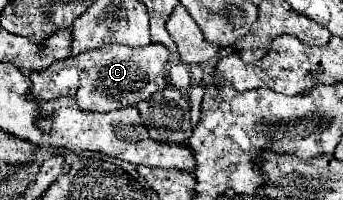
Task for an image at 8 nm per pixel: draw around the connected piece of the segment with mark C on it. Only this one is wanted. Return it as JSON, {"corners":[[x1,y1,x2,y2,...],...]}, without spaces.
{"corners":[[106,45,98,51,86,51,76,57,54,61,42,71,32,71,30,93,38,99,56,99,72,95,86,111,108,113,112,109,136,105,146,97,168,87,168,61,170,51,164,45,148,45,144,49,132,49,126,45]]}

